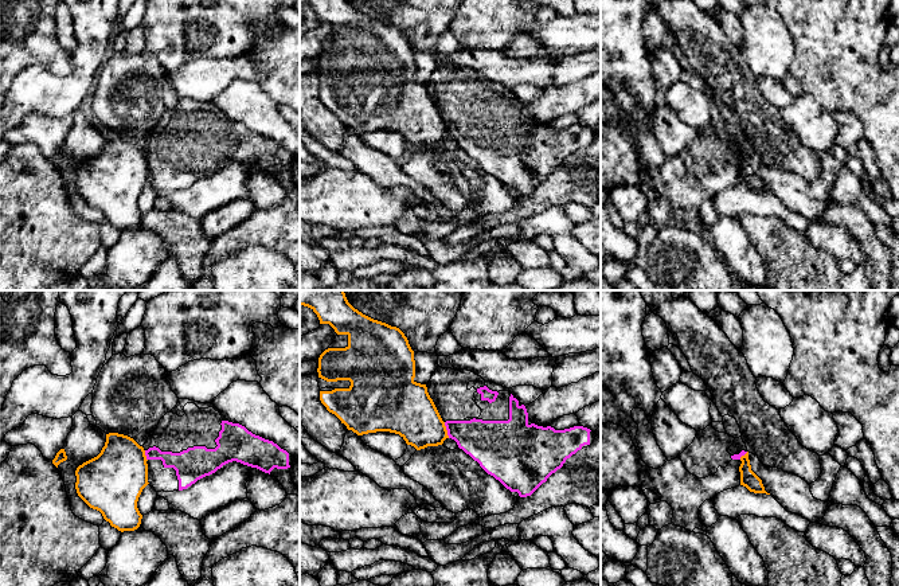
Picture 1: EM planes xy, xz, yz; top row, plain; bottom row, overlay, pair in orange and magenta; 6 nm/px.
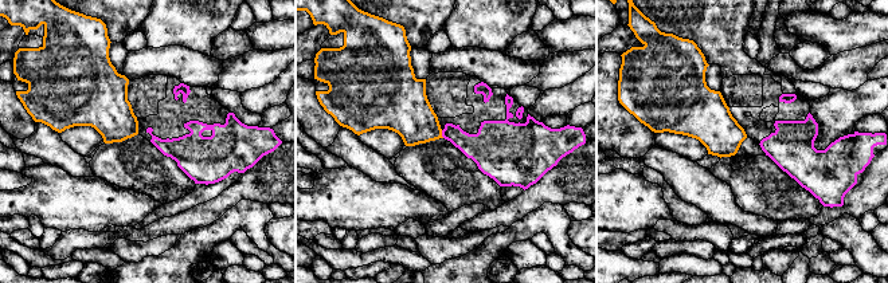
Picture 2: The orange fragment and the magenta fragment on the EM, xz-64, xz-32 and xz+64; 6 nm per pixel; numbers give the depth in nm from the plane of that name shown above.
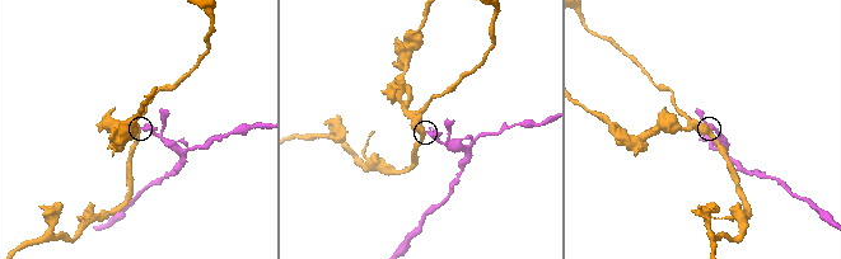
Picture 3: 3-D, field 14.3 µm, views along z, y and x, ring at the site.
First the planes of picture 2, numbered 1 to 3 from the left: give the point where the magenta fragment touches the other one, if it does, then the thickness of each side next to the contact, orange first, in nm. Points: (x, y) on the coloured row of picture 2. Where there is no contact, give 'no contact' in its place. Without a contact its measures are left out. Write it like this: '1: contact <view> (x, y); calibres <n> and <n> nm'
1: no contact
2: contact xz-32 (441, 134); calibres 280 and 170 nm
3: no contact

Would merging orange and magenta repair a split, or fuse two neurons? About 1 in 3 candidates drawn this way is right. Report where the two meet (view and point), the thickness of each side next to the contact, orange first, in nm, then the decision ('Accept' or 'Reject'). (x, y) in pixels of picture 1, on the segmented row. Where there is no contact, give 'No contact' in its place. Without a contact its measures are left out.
Touches orange at xz (446, 430). Thickness 300 nm (orange) against 260 nm. Reject

